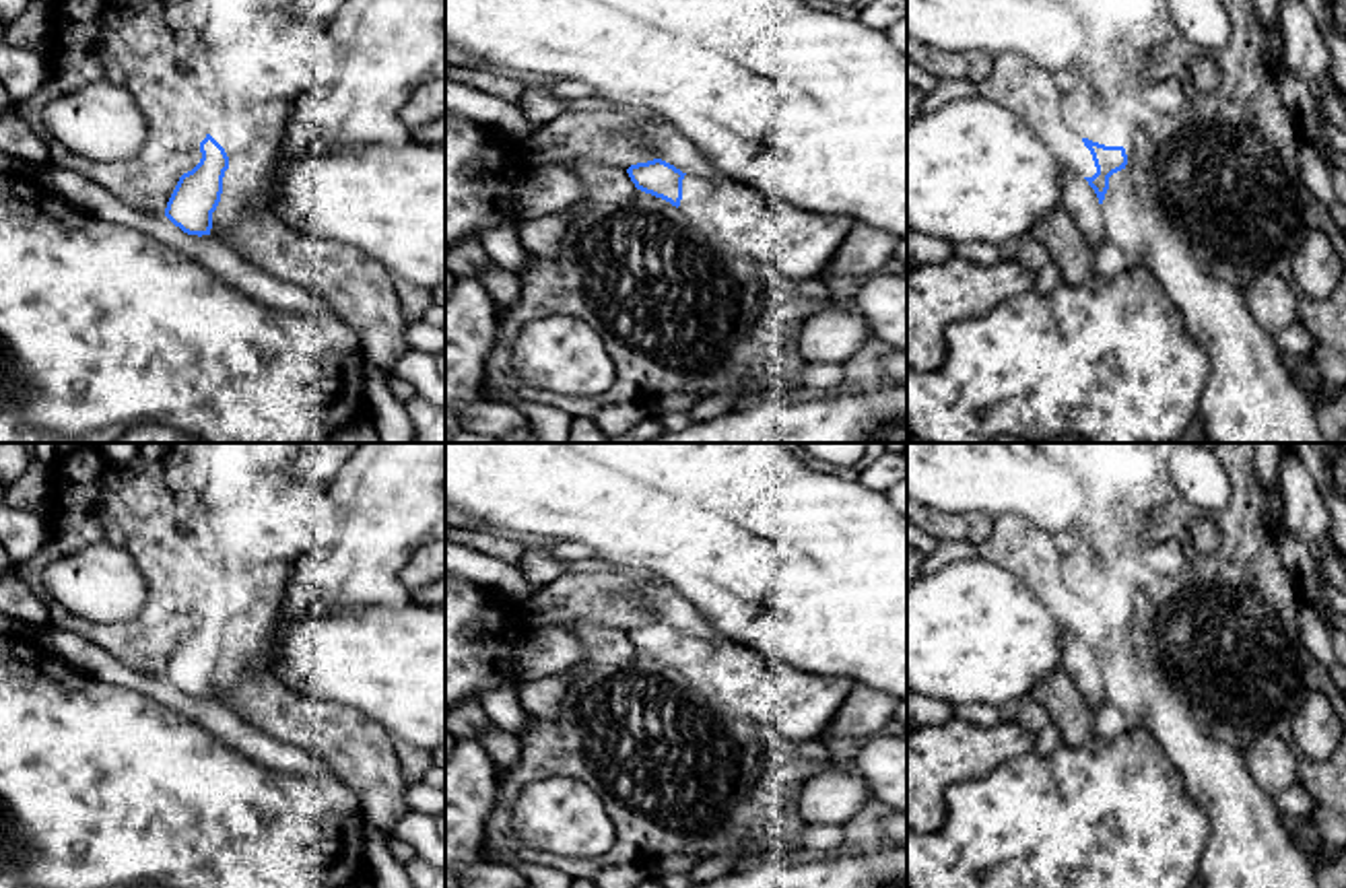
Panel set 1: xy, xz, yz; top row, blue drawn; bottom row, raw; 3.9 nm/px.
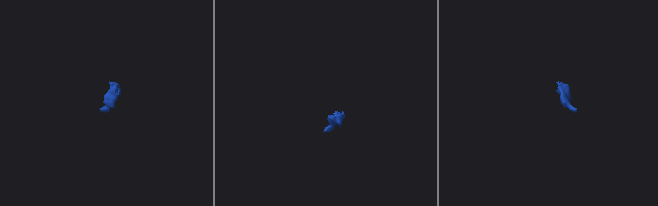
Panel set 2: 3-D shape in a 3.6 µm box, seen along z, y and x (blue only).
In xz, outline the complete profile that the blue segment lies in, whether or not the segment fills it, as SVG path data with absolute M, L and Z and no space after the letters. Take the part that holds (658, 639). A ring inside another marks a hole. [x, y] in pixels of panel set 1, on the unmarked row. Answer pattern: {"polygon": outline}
{"polygon": "M653 620L647 624L631 626L627 635L637 651L662 659L676 670L680 668L682 641L686 635L682 635L674 626L662 620Z"}

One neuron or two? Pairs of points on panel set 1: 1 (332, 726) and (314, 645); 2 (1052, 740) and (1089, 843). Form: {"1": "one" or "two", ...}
{"1": "two", "2": "two"}

